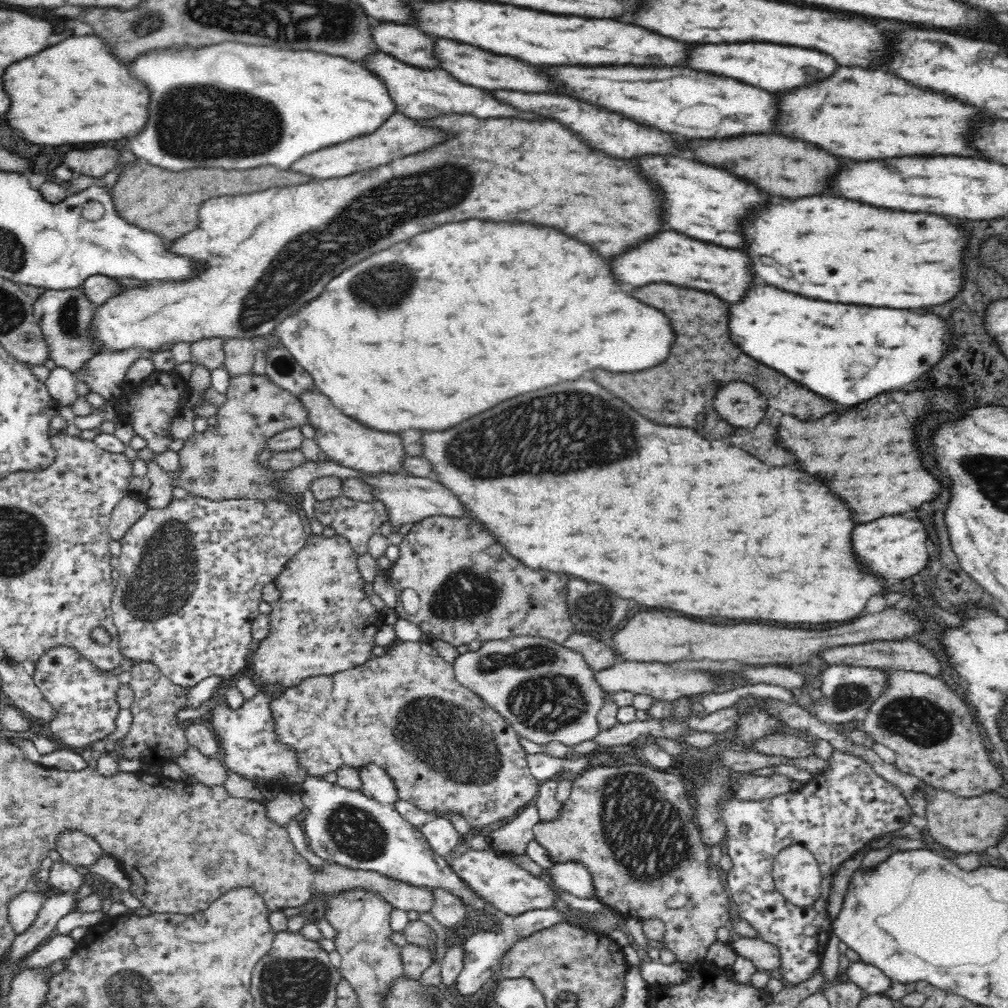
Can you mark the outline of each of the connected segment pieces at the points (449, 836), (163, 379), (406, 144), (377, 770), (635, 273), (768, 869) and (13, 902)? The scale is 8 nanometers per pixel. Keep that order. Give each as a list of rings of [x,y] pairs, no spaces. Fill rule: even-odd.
[[[436,817],[420,827],[432,848],[448,857],[458,846],[462,835],[446,818]]]
[[[154,370],[140,382],[124,382],[122,393],[108,403],[116,409],[118,421],[126,422],[132,427],[136,436],[146,440],[147,447],[154,452],[164,452],[177,438],[173,433],[173,422],[181,415],[183,408],[190,400],[190,386],[187,379],[176,370]]]
[[[395,113],[381,126],[376,127],[376,130],[373,130],[372,133],[356,136],[354,140],[346,140],[346,142],[340,142],[340,144],[316,150],[312,154],[306,154],[298,162],[292,162],[290,168],[286,169],[286,171],[298,172],[298,174],[304,174],[304,176],[309,178],[312,176],[312,178],[318,178],[318,180],[336,178],[336,176],[340,178],[340,176],[348,176],[348,174],[358,172],[358,170],[376,168],[376,166],[386,164],[386,162],[390,162],[394,158],[400,158],[404,154],[412,154],[416,150],[439,144],[442,140],[441,134],[437,134],[434,130],[425,130],[417,126],[408,117]]]
[[[376,763],[366,764],[361,767],[362,794],[382,804],[393,805],[399,798],[394,779],[386,772],[386,768]]]
[[[674,230],[654,232],[636,246],[624,250],[608,260],[610,274],[616,282],[626,282],[632,286],[642,286],[648,282],[664,282],[676,286],[696,289],[716,295],[727,304],[736,302],[744,286],[752,280],[746,258],[738,250],[722,248],[708,242],[696,242],[684,238]]]
[[[850,730],[850,732],[841,733],[843,740],[845,740],[844,747],[837,747],[832,752],[830,752],[830,758],[826,760],[826,764],[824,764],[824,768],[822,770],[818,770],[816,774],[811,774],[810,778],[806,780],[806,782],[802,782],[802,787],[797,790],[788,790],[786,792],[776,792],[776,794],[772,794],[772,796],[760,796],[760,798],[738,798],[737,795],[732,791],[732,789],[724,788],[724,790],[720,790],[720,796],[716,798],[716,804],[714,804],[714,813],[716,813],[716,817],[720,819],[720,824],[724,825],[724,838],[720,843],[719,847],[722,848],[725,854],[728,854],[728,858],[730,858],[730,862],[732,862],[732,868],[728,868],[726,871],[721,871],[721,876],[724,884],[724,888],[729,896],[729,900],[734,901],[736,904],[736,909],[738,909],[738,918],[746,921],[746,923],[753,926],[759,933],[761,938],[766,942],[771,942],[778,947],[782,955],[782,968],[780,970],[784,982],[789,982],[792,984],[798,984],[803,980],[806,980],[814,970],[816,970],[816,966],[820,963],[820,960],[823,956],[823,953],[827,947],[828,938],[832,934],[831,930],[831,922],[826,917],[826,898],[828,898],[828,893],[831,890],[831,883],[833,882],[832,878],[836,874],[839,866],[850,856],[853,856],[855,853],[859,852],[861,849],[866,846],[868,843],[873,843],[876,841],[877,837],[882,833],[889,832],[898,832],[899,829],[905,826],[905,823],[909,820],[909,817],[912,812],[910,812],[910,806],[904,799],[904,795],[900,792],[900,789],[892,784],[887,778],[884,778],[881,774],[876,772],[876,769],[873,767],[873,763],[871,762],[870,756],[866,757],[865,752],[868,751],[868,754],[874,755],[876,751],[876,739],[872,739],[872,735],[868,733],[868,731],[864,730]],[[792,845],[800,845],[804,847],[804,849],[808,850],[808,852],[812,853],[812,857],[816,859],[816,864],[818,865],[818,869],[820,869],[821,874],[821,896],[818,900],[811,906],[806,909],[798,909],[794,905],[788,903],[784,900],[784,897],[780,895],[775,890],[773,886],[773,870],[772,864],[775,856],[784,848],[792,846]]]
[[[20,890],[8,900],[7,919],[17,935],[28,930],[46,897],[42,890]]]

